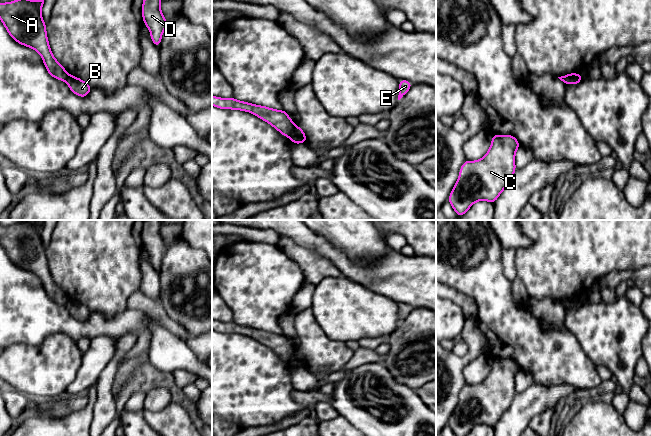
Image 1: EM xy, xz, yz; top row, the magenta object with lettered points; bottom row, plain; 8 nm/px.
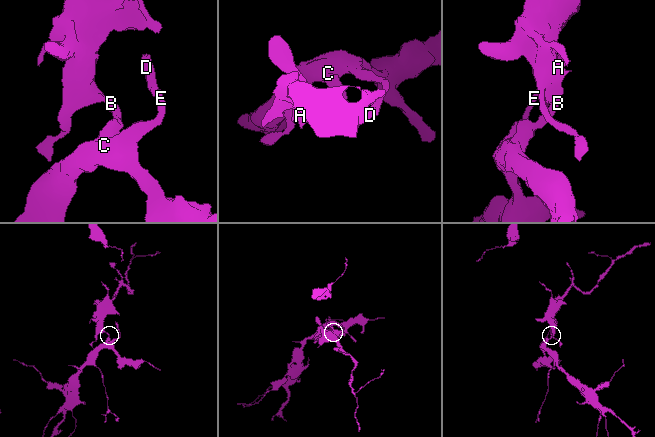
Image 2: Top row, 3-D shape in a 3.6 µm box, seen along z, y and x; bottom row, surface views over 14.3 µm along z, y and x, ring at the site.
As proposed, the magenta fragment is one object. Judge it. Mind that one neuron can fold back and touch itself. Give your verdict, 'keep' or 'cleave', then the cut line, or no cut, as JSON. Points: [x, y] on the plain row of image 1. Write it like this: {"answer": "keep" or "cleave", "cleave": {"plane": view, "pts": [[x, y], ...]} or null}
{"answer": "cleave", "cleave": {"plane": "yz", "pts": [[579, 298], [566, 308]]}}

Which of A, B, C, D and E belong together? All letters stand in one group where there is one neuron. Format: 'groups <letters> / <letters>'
groups A / B C D E

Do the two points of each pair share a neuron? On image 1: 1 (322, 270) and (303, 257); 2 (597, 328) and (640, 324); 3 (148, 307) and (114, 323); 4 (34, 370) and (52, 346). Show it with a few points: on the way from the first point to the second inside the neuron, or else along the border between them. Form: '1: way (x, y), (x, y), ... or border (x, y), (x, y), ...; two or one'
1: way (317, 268), (308, 260); one
2: way (608, 328), (629, 325); one
3: border (127, 308), (140, 310), (154, 320); two
4: way (41, 368), (52, 357), (52, 353); one

